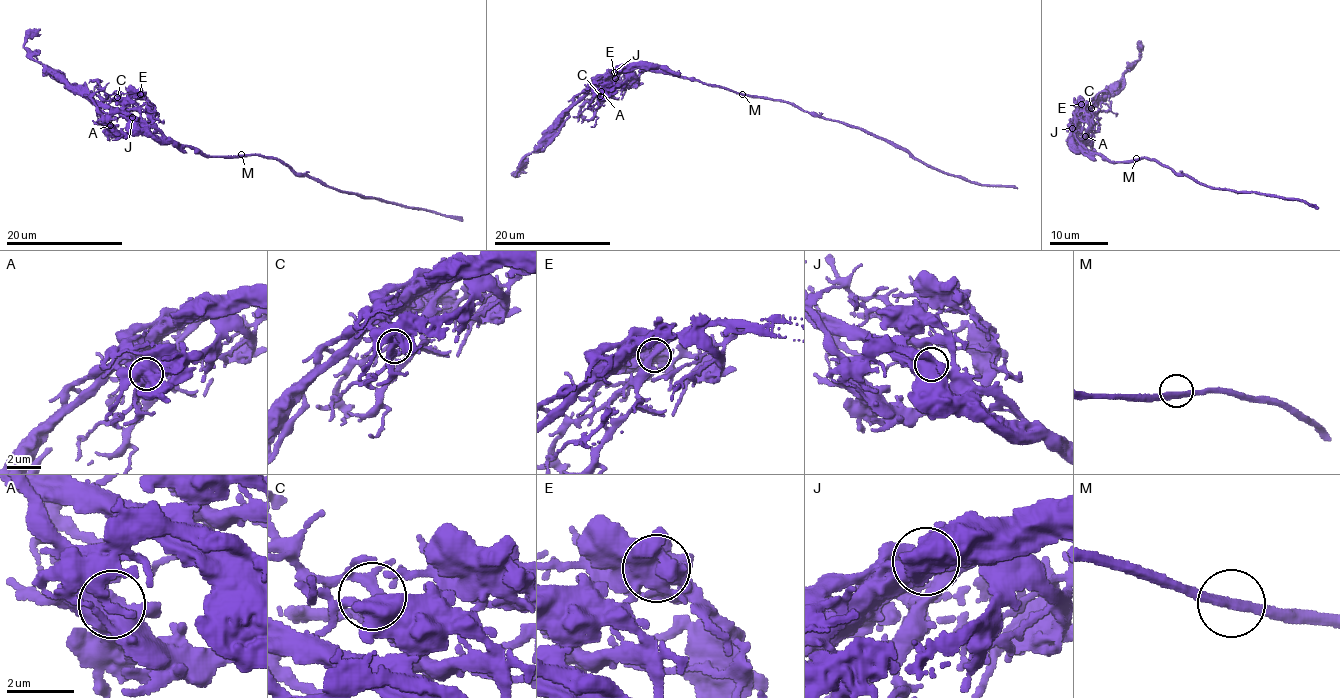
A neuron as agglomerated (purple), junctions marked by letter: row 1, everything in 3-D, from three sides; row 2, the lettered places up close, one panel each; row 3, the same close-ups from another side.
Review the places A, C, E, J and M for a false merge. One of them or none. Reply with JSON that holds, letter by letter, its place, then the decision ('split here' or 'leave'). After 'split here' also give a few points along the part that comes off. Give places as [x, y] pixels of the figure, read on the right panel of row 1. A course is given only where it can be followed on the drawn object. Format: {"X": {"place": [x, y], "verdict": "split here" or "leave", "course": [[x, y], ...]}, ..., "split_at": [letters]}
{"A": {"place": [1085, 136], "verdict": "leave"}, "C": {"place": [1091, 108], "verdict": "leave"}, "E": {"place": [1081, 104], "verdict": "leave"}, "J": {"place": [1072, 128], "verdict": "split here", "course": [[1071, 128], [1091, 106], [1123, 83]]}, "M": {"place": [1136, 158], "verdict": "leave"}, "split_at": ["J"]}

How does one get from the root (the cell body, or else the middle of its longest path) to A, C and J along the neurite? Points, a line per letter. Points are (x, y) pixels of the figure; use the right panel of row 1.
A: (1137, 160), (1111, 161), (1086, 151), (1075, 137), (1084, 143), (1085, 136)
C: (1137, 160), (1111, 161), (1086, 151), (1073, 130), (1091, 108)
J: (1137, 160), (1111, 161), (1086, 151), (1074, 137), (1071, 128)

